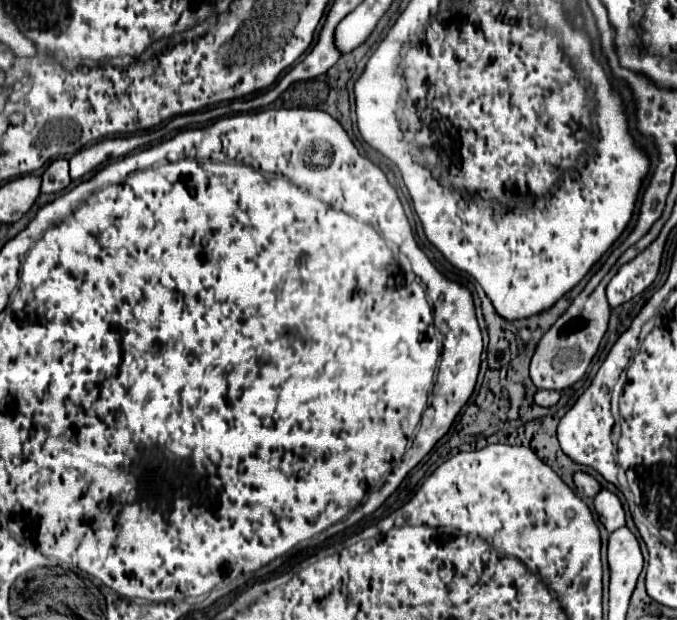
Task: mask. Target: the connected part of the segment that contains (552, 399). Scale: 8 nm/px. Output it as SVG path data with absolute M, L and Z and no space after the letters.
M538 390L534 394L534 400L538 406L554 406L558 402L560 394L556 390Z

